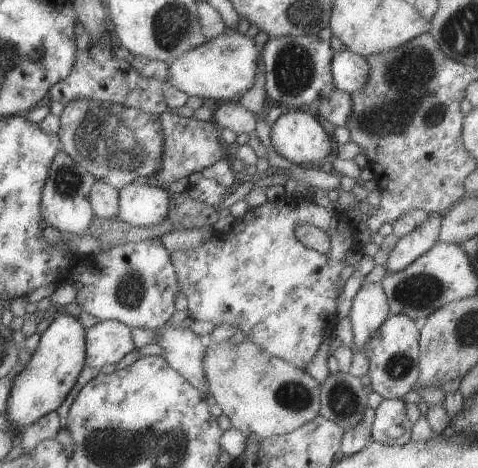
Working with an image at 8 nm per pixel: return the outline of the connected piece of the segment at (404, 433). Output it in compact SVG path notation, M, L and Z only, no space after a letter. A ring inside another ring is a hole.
M383 399L374 408L370 435L381 444L403 446L410 441L411 425L401 399Z

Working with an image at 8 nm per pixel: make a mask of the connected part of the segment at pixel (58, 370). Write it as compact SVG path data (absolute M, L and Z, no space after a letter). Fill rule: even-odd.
M62 314L53 318L40 334L28 364L13 377L4 408L8 429L23 430L48 412L55 411L85 367L85 331L77 318Z

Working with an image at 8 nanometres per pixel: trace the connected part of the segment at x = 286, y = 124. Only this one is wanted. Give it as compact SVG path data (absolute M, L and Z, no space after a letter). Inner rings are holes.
M283 109L281 114L270 125L269 140L272 149L283 160L292 163L295 168L300 164L323 162L325 156L331 152L331 136L329 129L319 125L311 113L299 109Z

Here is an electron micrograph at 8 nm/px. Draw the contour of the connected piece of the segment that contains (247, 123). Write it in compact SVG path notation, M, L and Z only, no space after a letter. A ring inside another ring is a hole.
M223 101L223 104L212 115L215 125L232 130L236 135L253 133L255 130L255 115L245 109L239 101Z

